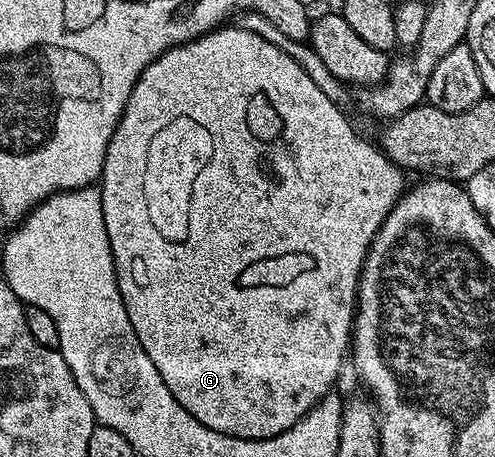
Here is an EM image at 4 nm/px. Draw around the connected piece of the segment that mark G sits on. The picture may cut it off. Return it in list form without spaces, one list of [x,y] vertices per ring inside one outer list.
[[[223,25],[215,27],[213,31],[209,31],[207,35],[202,35],[199,39],[193,39],[180,44],[179,47],[168,49],[159,59],[152,61],[152,65],[148,65],[144,69],[144,73],[140,73],[140,77],[128,97],[124,113],[112,133],[112,141],[108,141],[108,153],[104,157],[104,169],[100,180],[104,229],[108,233],[108,241],[112,245],[118,288],[120,297],[124,301],[124,309],[128,309],[128,321],[132,321],[132,329],[136,333],[140,345],[144,345],[144,353],[148,353],[148,357],[152,357],[152,365],[156,365],[160,377],[164,377],[164,385],[168,385],[172,397],[176,397],[176,401],[180,401],[180,405],[184,405],[184,409],[188,409],[188,413],[192,413],[192,417],[196,417],[196,421],[208,425],[208,429],[216,429],[216,433],[228,433],[232,437],[241,439],[267,439],[292,429],[292,425],[296,425],[296,421],[303,419],[325,395],[329,395],[335,390],[334,382],[337,381],[338,374],[342,371],[342,362],[345,359],[347,362],[348,348],[351,346],[354,330],[354,312],[358,302],[358,278],[362,275],[362,266],[366,260],[366,254],[370,252],[370,246],[376,233],[381,229],[382,222],[386,220],[390,210],[398,204],[398,199],[407,186],[405,179],[407,176],[404,174],[403,168],[394,166],[391,159],[387,159],[386,154],[375,144],[373,147],[368,140],[361,139],[354,132],[353,125],[346,120],[345,114],[347,112],[343,108],[337,107],[332,101],[328,101],[327,97],[324,97],[319,86],[308,77],[307,73],[304,73],[304,69],[292,57],[288,57],[288,54],[281,52],[271,42],[264,41],[264,38],[258,37],[256,33],[249,32],[248,29],[242,29],[237,25]]]

